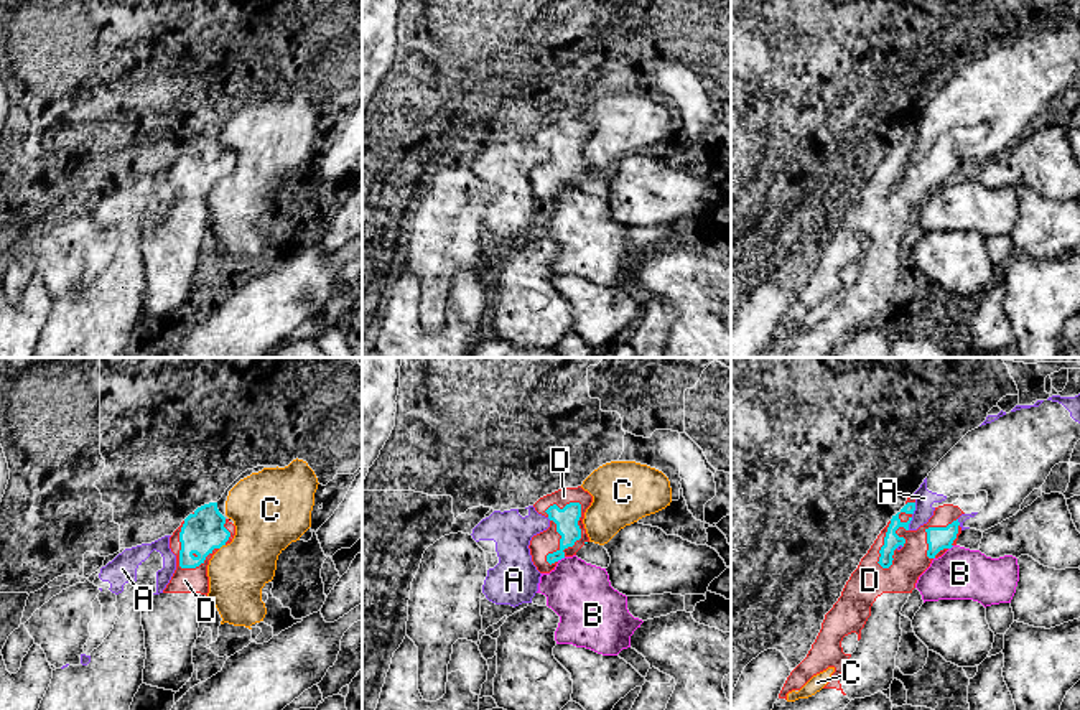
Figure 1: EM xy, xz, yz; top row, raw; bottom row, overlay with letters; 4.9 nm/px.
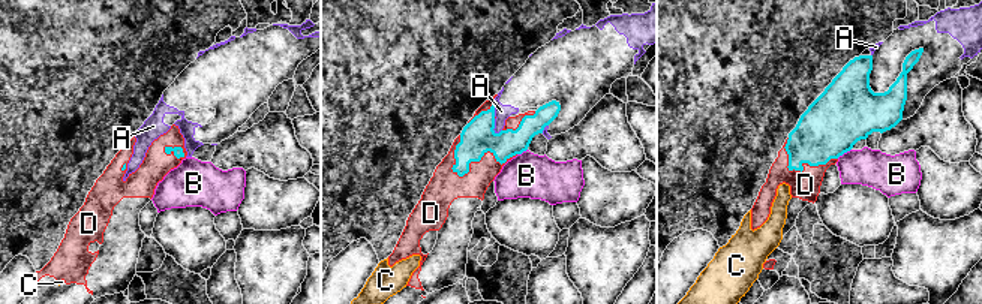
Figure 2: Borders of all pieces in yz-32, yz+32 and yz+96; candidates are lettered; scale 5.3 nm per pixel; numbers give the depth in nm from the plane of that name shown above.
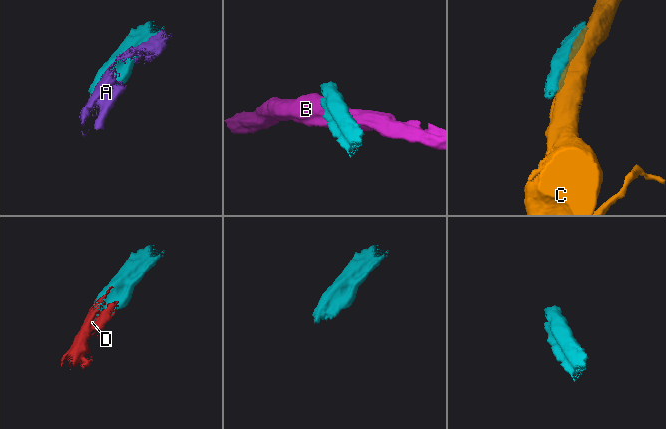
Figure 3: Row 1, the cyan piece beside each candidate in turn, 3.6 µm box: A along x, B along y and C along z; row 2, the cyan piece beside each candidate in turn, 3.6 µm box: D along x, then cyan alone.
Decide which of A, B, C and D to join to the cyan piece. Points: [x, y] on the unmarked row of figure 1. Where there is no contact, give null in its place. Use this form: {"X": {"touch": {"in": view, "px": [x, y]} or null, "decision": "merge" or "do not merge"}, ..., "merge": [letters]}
{"A": {"touch": {"in": "yz", "px": [909, 154]}, "decision": "do not merge"}, "B": {"touch": {"in": "xz", "px": [560, 190]}, "decision": "do not merge"}, "C": {"touch": {"in": "xy", "px": [221, 177]}, "decision": "do not merge"}, "D": {"touch": {"in": "xz", "px": [577, 170]}, "decision": "merge"}, "merge": ["D"]}

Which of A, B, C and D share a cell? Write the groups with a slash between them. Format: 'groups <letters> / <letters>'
groups A / B / C / D

